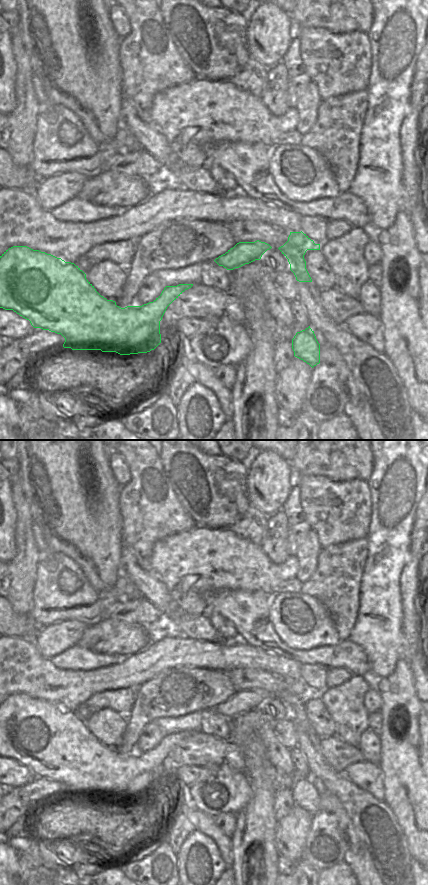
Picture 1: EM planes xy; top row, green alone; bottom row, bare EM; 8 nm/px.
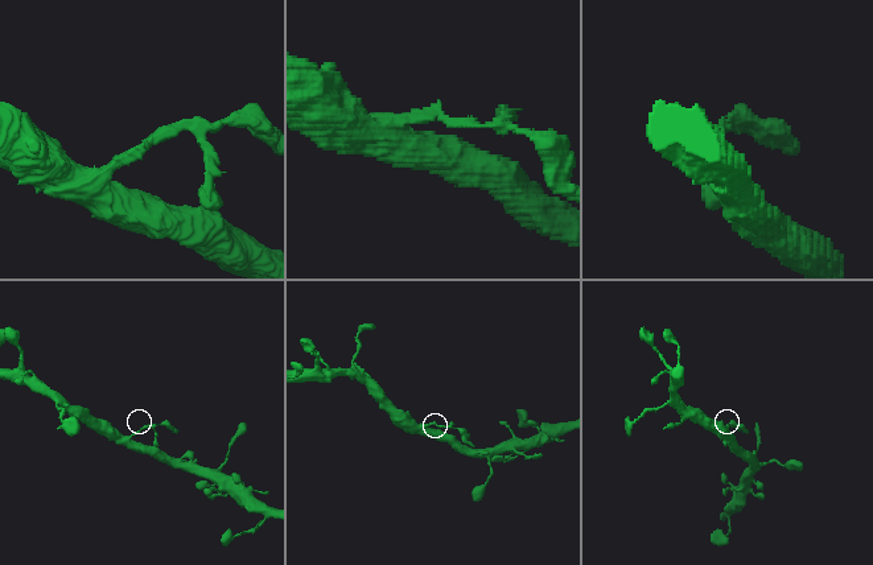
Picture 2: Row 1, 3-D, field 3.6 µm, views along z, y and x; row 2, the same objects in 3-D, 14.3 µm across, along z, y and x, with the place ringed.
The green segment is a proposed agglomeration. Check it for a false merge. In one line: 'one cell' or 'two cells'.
two cells

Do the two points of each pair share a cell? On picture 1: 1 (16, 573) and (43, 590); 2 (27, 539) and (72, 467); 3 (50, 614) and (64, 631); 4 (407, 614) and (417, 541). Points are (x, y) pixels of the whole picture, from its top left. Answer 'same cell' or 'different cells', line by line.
1: different cells
2: different cells
3: different cells
4: same cell

